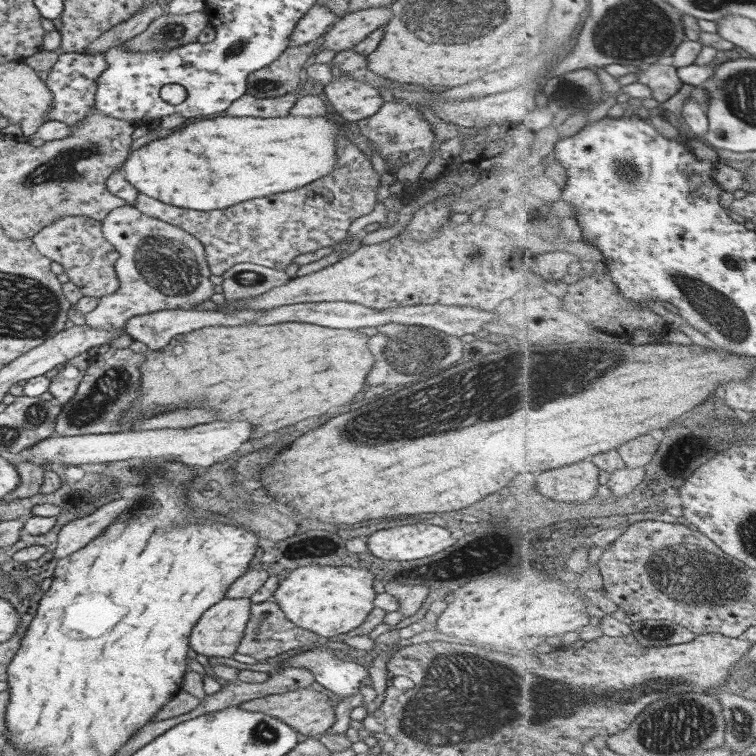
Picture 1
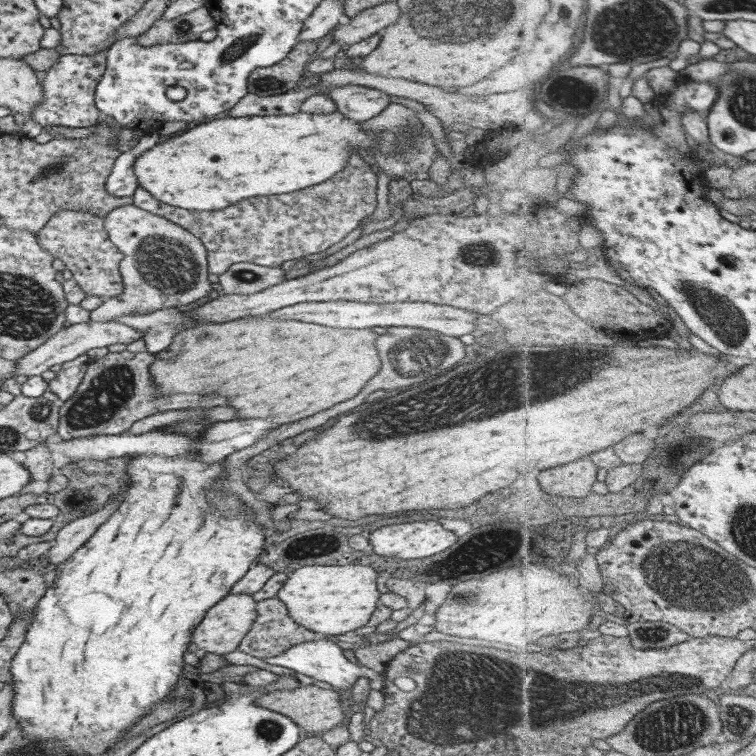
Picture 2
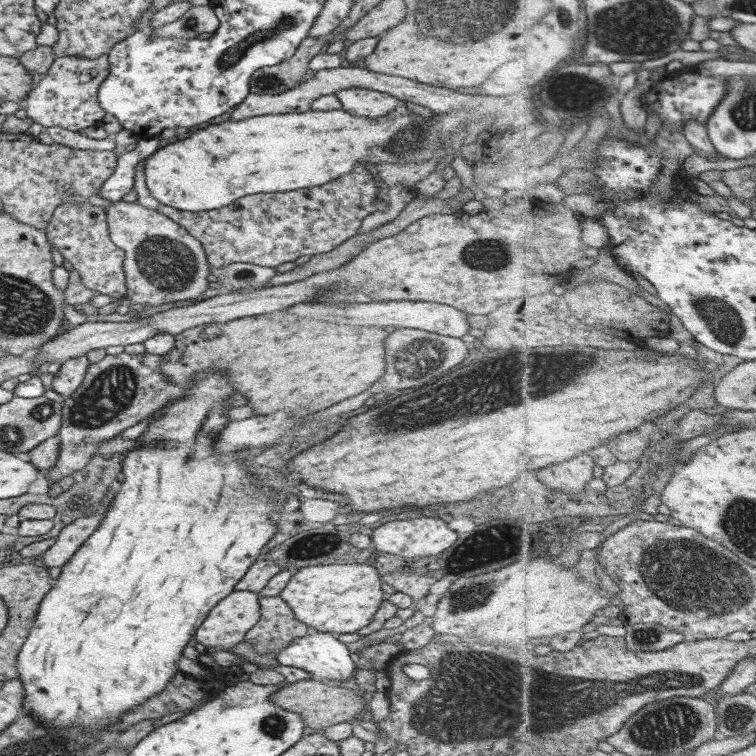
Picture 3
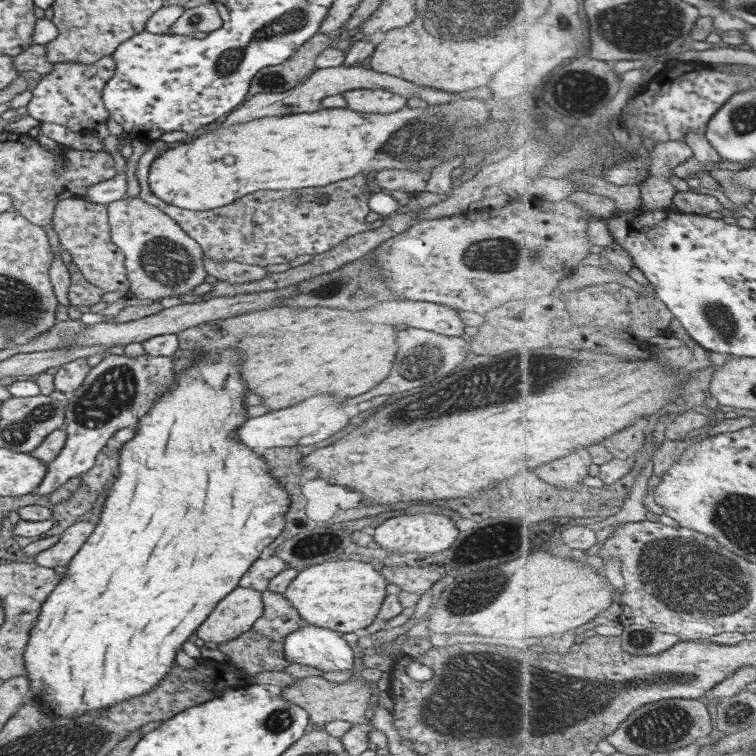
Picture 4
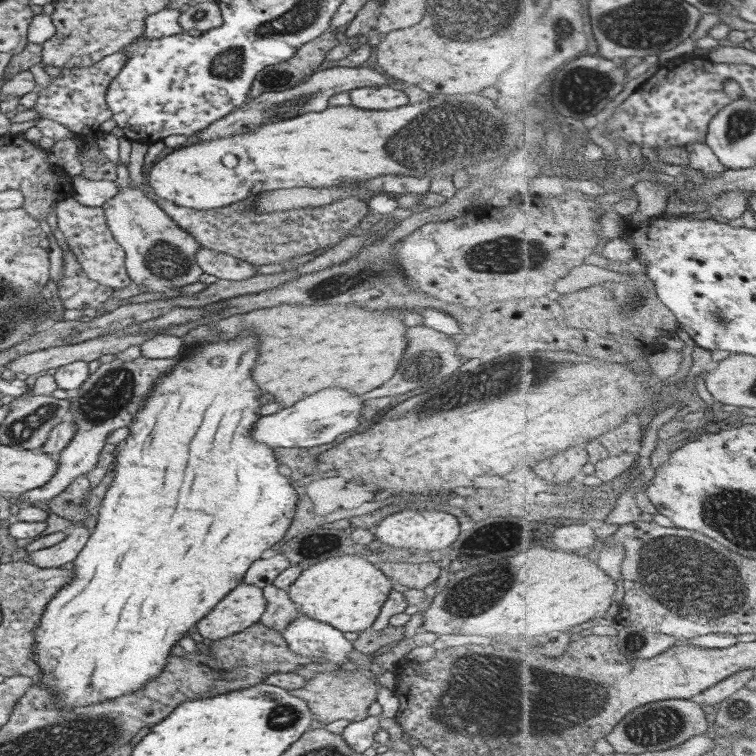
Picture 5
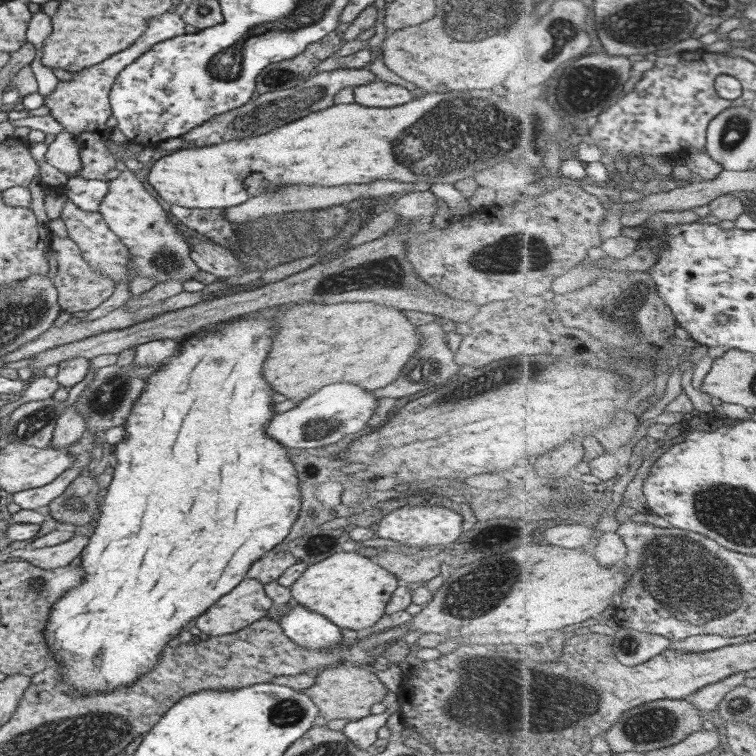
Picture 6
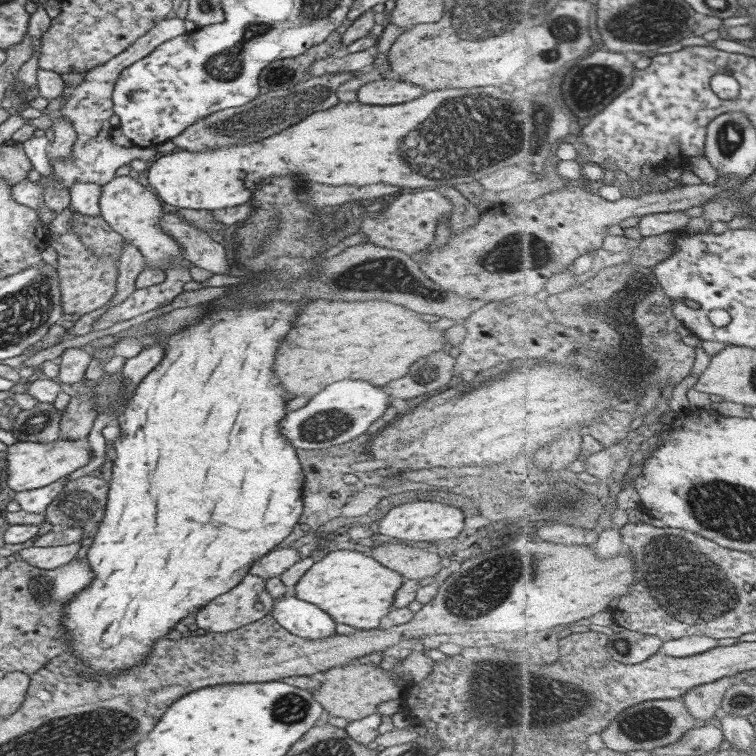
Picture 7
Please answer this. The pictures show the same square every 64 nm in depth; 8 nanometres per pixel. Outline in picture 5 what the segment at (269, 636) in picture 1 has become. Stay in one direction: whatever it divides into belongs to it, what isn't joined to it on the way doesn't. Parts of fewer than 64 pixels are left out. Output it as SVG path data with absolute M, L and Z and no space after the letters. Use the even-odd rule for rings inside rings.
M271 584L263 589L263 594L267 601L267 608L258 623L283 634L288 623L300 616L300 610L289 598L287 590Z

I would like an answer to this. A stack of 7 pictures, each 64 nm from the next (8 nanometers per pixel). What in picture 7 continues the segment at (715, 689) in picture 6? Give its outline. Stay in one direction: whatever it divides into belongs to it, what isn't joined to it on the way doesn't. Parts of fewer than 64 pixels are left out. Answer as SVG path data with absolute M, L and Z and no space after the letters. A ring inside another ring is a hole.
M726 676L716 682L688 691L681 699L684 700L684 704L690 708L691 714L696 719L708 723L711 718L721 714L726 693L734 684L737 684L736 676Z

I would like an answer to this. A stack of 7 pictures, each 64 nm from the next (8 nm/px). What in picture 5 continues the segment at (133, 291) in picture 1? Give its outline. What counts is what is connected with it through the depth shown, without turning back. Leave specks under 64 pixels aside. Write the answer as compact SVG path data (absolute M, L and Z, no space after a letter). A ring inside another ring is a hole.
M126 165L117 166L118 195L110 197L103 208L108 229L124 249L125 267L131 281L144 286L144 292L171 292L174 287L198 282L204 273L195 258L200 244L178 227L158 203L148 199L142 188L132 186L128 174Z

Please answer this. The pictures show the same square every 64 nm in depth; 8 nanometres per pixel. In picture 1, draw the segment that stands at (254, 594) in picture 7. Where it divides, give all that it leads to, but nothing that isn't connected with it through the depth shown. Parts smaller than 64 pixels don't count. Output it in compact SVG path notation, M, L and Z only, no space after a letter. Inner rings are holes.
M225 597L220 603L214 604L214 607L211 607L192 628L189 637L190 647L197 654L207 657L233 657L243 640L246 624L248 624L250 616L252 616L252 606L251 598L234 598L232 600Z

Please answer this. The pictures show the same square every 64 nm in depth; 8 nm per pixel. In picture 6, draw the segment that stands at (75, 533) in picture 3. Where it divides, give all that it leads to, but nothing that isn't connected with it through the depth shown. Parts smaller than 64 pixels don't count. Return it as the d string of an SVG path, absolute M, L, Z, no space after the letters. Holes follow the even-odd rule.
M72 536L68 542L44 548L34 548L26 546L12 552L26 562L33 564L34 567L43 570L55 570L56 568L69 565L74 558L81 554L84 547L88 544L89 538L86 536Z

